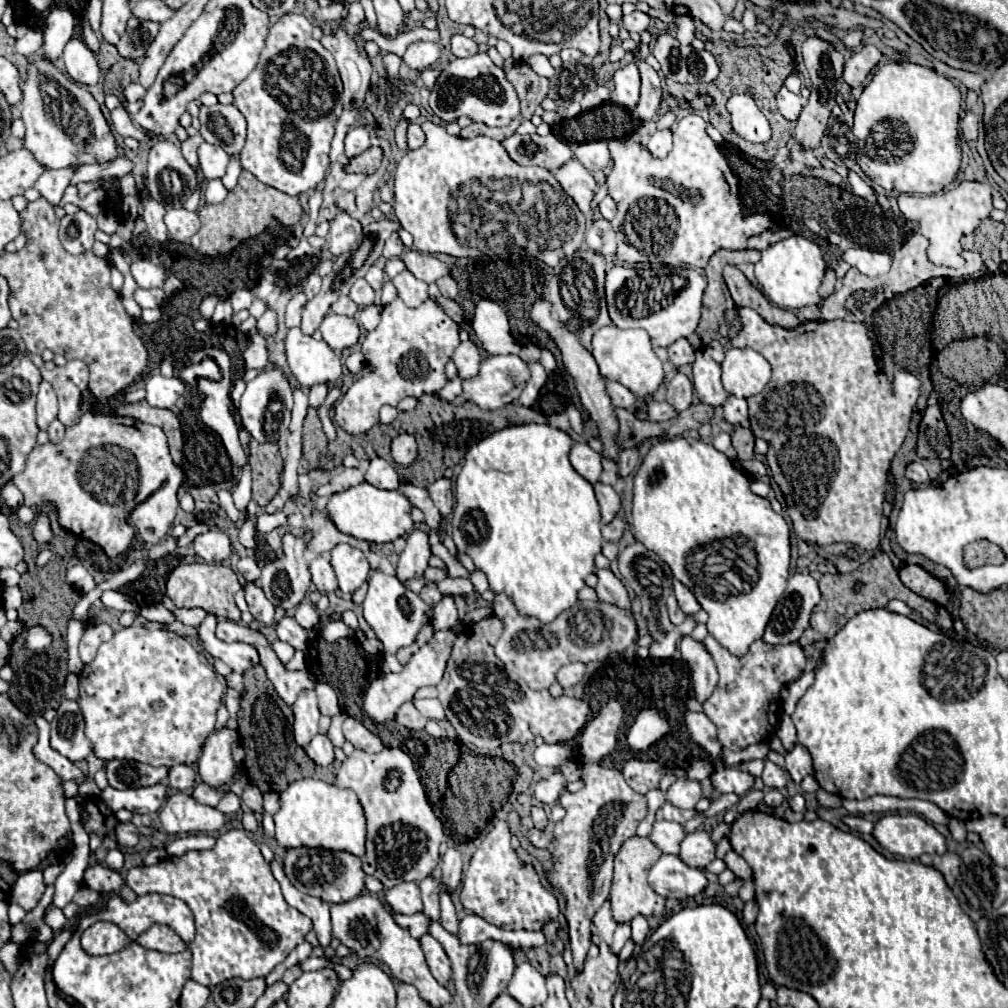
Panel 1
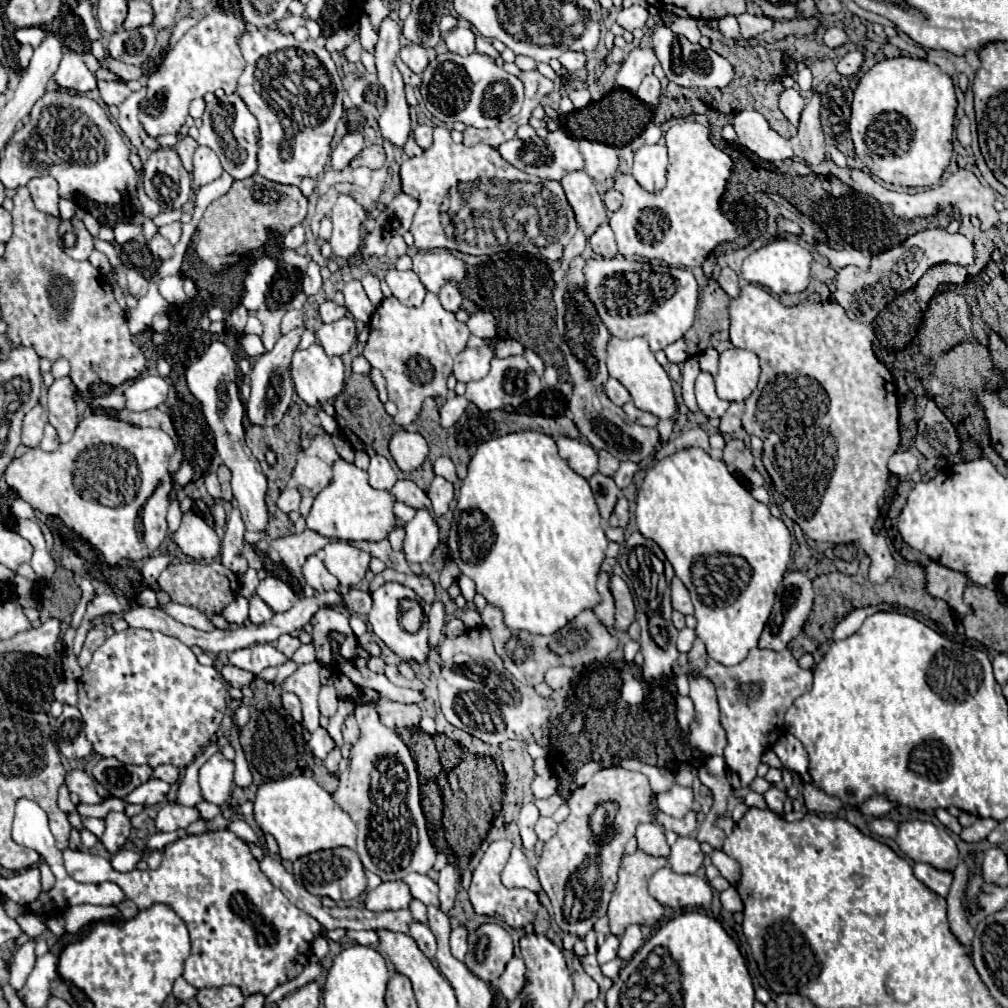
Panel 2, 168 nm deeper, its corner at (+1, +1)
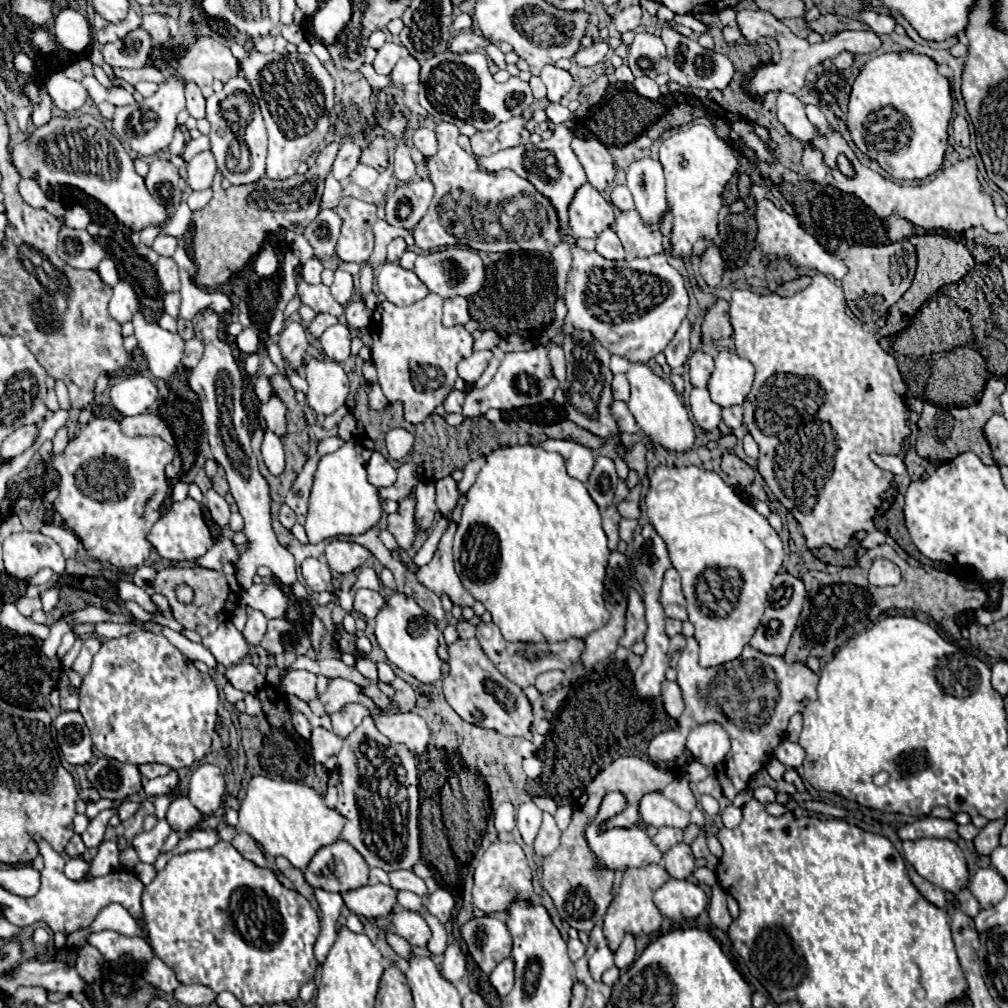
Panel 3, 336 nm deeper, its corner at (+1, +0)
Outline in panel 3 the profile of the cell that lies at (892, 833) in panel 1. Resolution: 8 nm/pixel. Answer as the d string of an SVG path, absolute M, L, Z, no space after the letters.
M916 839L902 843L904 859L932 885L956 893L966 887L968 865L962 849L950 839Z

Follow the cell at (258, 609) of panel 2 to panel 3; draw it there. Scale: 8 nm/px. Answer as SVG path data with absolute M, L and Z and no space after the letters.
M248 609L248 623L242 631L242 635L246 637L248 643L252 645L258 645L266 633L266 623L268 619L264 617L262 611L256 611L256 609Z

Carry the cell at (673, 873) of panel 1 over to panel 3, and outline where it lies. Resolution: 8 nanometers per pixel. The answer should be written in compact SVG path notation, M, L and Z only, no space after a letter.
M668 879L654 891L654 903L664 917L670 919L696 919L708 907L708 895L700 885L686 879Z

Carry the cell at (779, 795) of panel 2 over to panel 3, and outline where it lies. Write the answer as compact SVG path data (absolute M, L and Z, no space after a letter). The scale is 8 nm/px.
M758 787L754 789L754 799L758 799L760 803L776 803L776 793L770 787Z

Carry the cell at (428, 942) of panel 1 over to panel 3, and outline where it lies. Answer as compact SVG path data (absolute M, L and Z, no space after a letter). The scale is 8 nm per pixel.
M412 911L394 913L392 923L394 923L394 931L400 937L404 937L412 947L426 947L432 937L430 927L426 925L420 913L412 913Z

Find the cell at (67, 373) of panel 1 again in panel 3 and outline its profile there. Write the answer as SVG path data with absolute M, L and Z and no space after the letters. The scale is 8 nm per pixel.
M64 425L64 427L60 427L58 431L56 431L56 437L52 439L52 443L54 443L54 455L58 455L58 453L62 453L64 451L64 447L66 447L66 443L68 443L68 425Z

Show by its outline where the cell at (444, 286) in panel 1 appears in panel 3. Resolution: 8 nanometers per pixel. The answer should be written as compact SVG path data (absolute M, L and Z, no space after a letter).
M452 297L444 301L444 317L442 323L450 325L464 325L470 319L468 315L468 301L464 297Z

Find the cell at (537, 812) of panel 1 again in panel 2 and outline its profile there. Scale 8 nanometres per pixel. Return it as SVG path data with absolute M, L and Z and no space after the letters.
M540 818L538 824L536 824L536 834L538 834L538 840L540 842L548 842L554 834L556 834L556 828L558 824L552 820L552 818Z

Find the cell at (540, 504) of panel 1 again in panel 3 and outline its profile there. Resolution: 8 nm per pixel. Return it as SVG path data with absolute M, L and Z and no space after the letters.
M502 445L494 449L488 457L484 467L480 469L476 483L470 487L466 495L466 503L462 507L462 519L458 523L456 535L454 535L454 563L456 573L460 575L464 587L474 595L476 601L480 601L490 613L492 621L500 627L504 639L508 641L532 641L532 643L552 643L552 641L564 641L568 637L586 637L594 629L602 627L608 621L608 609L604 607L602 591L604 591L604 575L608 565L608 547L606 547L606 535L602 531L602 519L596 503L588 495L582 481L572 479L566 473L562 455L544 451L538 445Z

